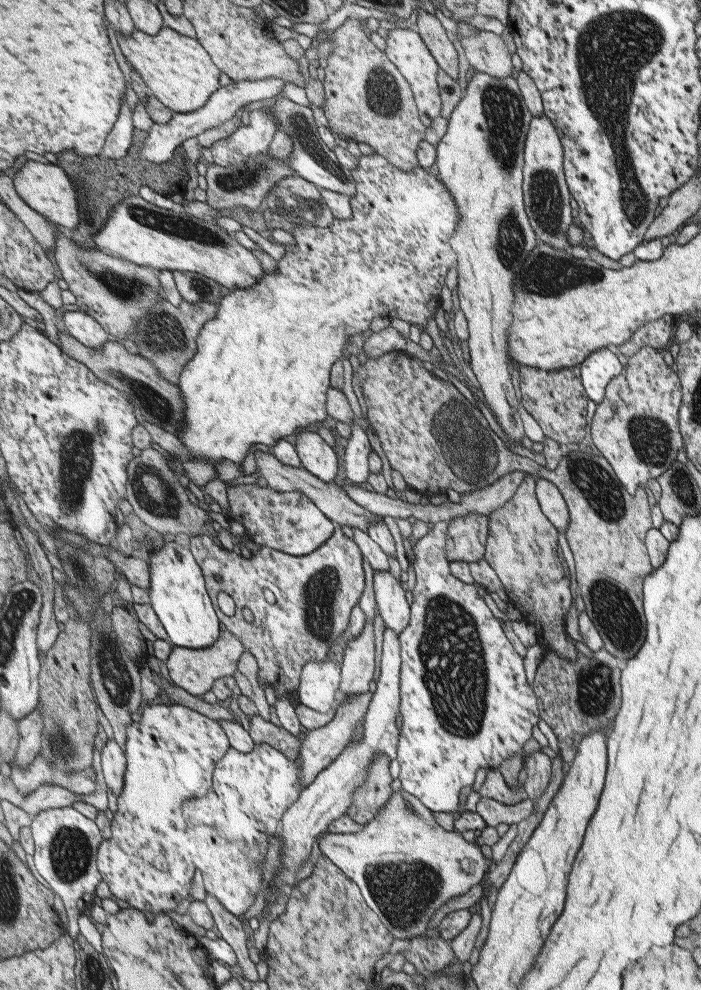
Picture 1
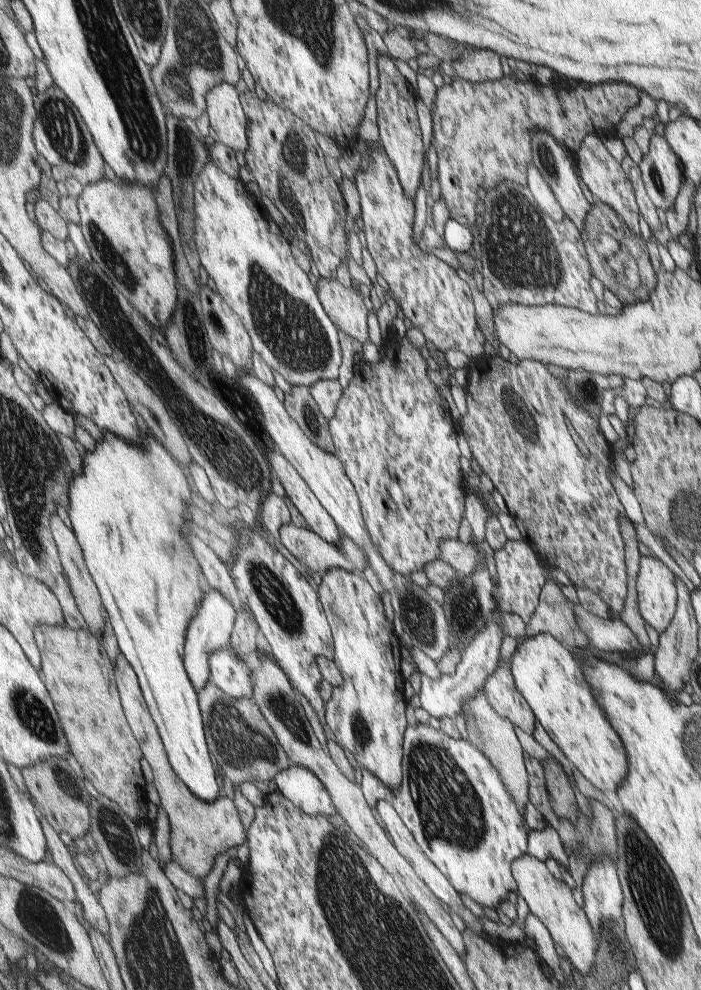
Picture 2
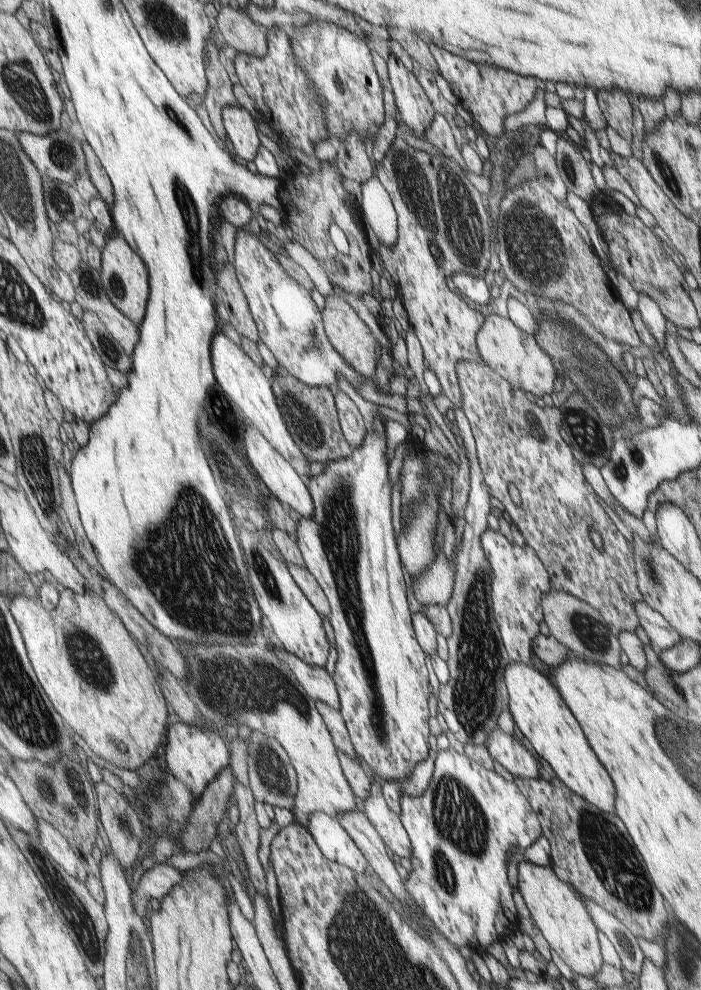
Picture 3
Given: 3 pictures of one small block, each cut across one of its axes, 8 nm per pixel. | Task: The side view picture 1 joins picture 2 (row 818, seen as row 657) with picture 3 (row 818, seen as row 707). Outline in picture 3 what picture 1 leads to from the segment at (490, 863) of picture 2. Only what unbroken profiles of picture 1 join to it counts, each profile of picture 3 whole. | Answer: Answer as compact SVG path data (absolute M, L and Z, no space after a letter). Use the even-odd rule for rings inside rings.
M452 746L446 748L446 750L436 749L436 751L438 751L438 754L436 754L436 766L434 766L434 774L430 784L428 784L428 788L426 788L426 792L417 797L402 795L400 799L401 812L399 817L411 842L411 862L413 863L413 871L410 874L410 878L404 880L404 888L408 890L408 894L416 902L416 906L432 920L432 924L442 932L442 936L454 944L454 948L458 952L460 952L459 948L464 947L480 953L486 952L488 946L500 941L500 938L511 938L515 931L519 930L518 902L514 902L514 892L519 891L519 885L516 884L516 877L508 874L508 864L512 860L514 850L530 848L540 836L546 834L546 830L542 830L542 814L538 814L538 810L534 810L534 802L530 802L530 798L526 798L526 794L522 794L522 786L518 786L518 782L514 782L514 777L506 778L506 774L486 770L478 762L470 760L470 754L460 754Z

